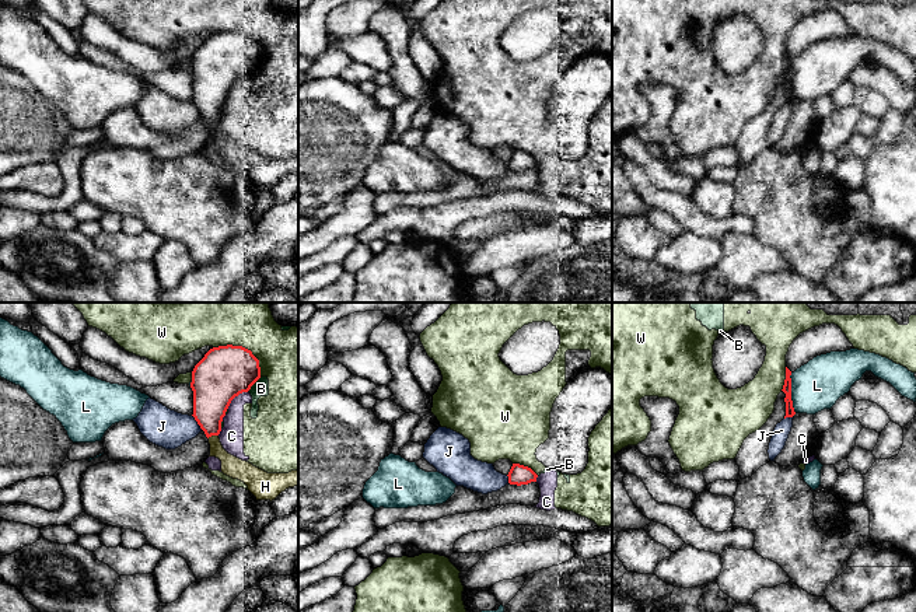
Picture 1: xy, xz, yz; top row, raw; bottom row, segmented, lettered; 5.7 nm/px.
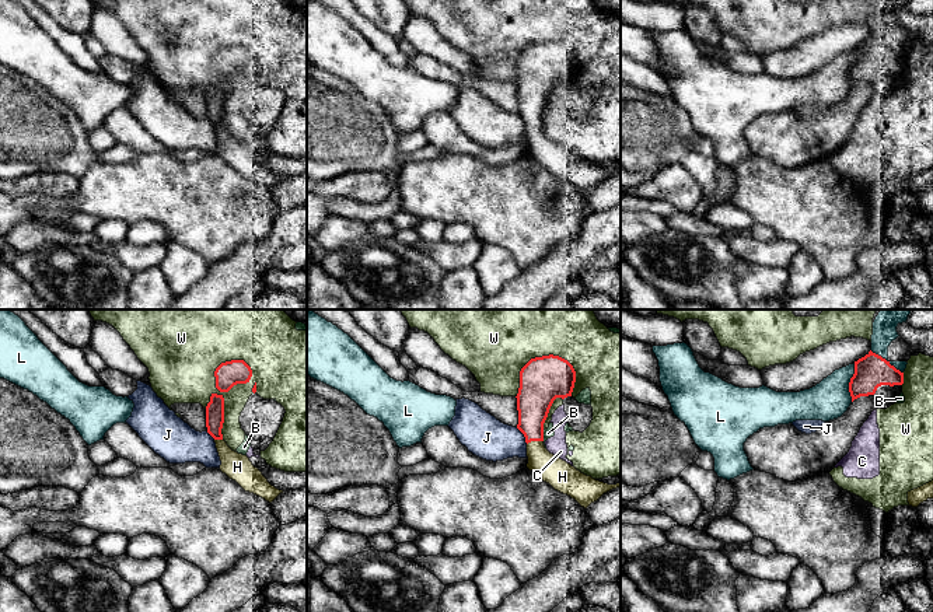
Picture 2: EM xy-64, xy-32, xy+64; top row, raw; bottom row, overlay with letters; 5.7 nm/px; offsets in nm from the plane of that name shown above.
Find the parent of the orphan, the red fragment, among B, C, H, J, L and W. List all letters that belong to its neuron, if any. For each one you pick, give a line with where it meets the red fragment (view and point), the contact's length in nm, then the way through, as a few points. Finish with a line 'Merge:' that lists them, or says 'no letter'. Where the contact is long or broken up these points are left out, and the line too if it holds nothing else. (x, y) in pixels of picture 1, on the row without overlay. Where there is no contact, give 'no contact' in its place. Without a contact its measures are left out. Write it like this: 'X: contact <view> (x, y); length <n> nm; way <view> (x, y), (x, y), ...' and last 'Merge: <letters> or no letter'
H: contact xy (212, 121); length 70 nm
Merge: H

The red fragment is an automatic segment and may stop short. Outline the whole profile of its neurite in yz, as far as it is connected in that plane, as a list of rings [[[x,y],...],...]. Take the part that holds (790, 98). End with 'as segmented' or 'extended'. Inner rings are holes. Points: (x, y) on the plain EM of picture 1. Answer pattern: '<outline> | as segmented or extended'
[[[786,53],[786,66],[783,71],[783,78],[786,80],[784,88],[786,88],[786,104],[793,104],[796,101],[791,87],[791,57]]] | as segmented

